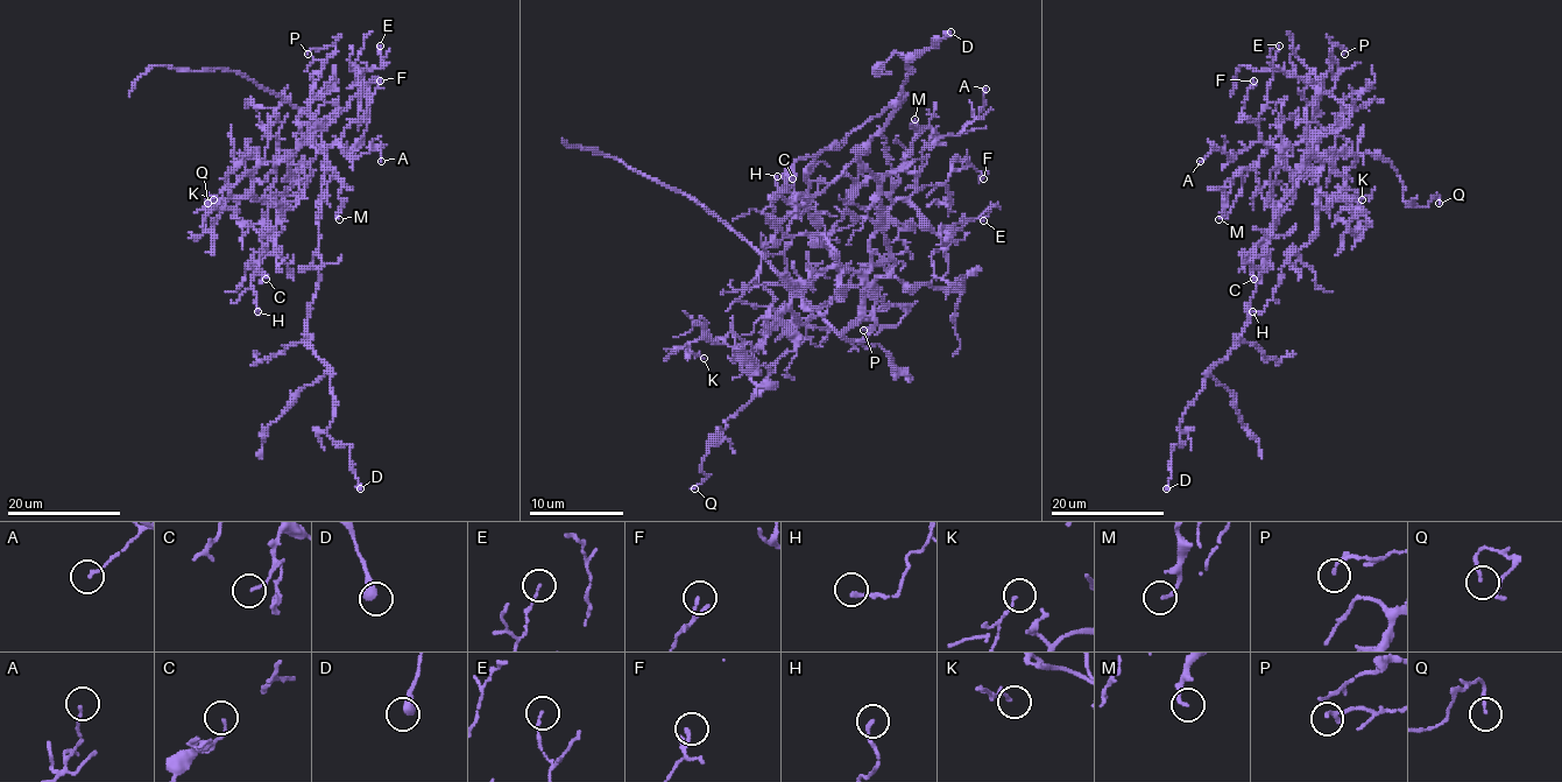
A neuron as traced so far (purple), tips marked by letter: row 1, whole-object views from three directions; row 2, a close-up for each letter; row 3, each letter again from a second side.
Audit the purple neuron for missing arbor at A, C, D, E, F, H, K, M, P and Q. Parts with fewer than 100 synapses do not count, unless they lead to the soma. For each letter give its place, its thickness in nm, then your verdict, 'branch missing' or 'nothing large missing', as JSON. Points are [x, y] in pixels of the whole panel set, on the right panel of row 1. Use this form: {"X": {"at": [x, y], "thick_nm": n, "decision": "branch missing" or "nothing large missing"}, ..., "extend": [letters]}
{"A": {"at": [1200, 161], "thick_nm": 120, "decision": "nothing large missing"}, "C": {"at": [1253, 279], "thick_nm": 120, "decision": "nothing large missing"}, "D": {"at": [1166, 488], "thick_nm": 440, "decision": "nothing large missing"}, "E": {"at": [1279, 46], "thick_nm": 110, "decision": "nothing large missing"}, "F": {"at": [1253, 80], "thick_nm": 120, "decision": "nothing large missing"}, "H": {"at": [1252, 311], "thick_nm": 190, "decision": "nothing large missing"}, "K": {"at": [1362, 199], "thick_nm": 130, "decision": "nothing large missing"}, "M": {"at": [1218, 219], "thick_nm": 150, "decision": "nothing large missing"}, "P": {"at": [1344, 54], "thick_nm": 110, "decision": "nothing large missing"}, "Q": {"at": [1439, 203], "thick_nm": 140, "decision": "nothing large missing"}, "extend": []}

